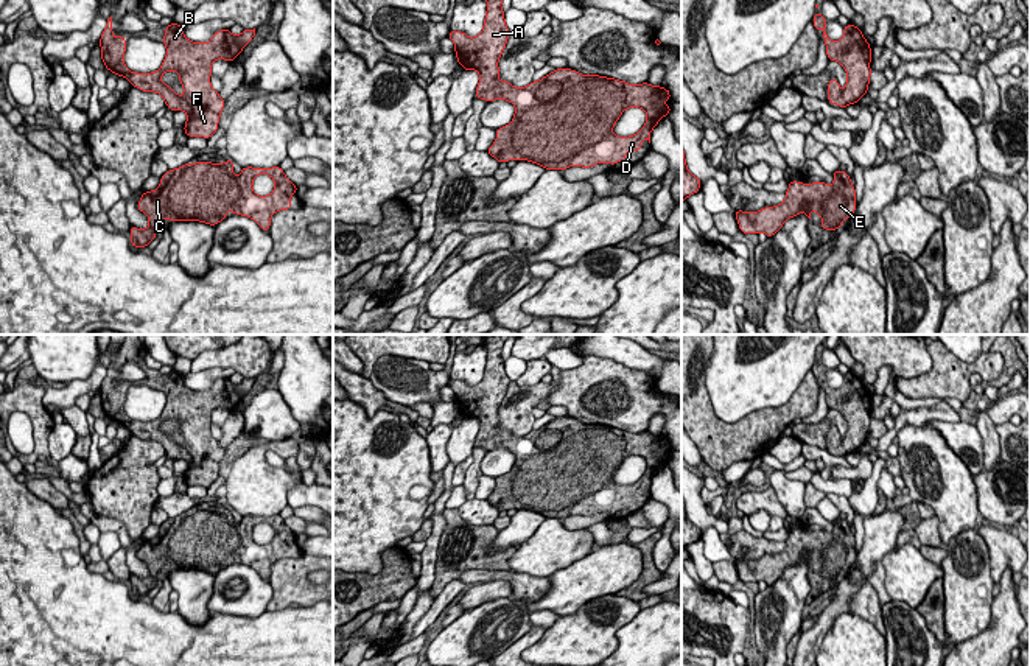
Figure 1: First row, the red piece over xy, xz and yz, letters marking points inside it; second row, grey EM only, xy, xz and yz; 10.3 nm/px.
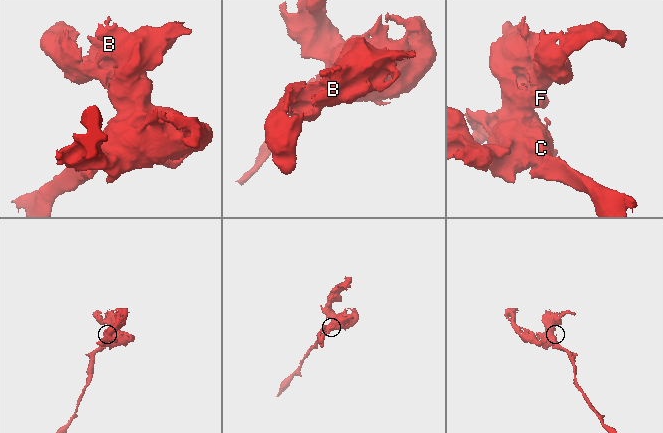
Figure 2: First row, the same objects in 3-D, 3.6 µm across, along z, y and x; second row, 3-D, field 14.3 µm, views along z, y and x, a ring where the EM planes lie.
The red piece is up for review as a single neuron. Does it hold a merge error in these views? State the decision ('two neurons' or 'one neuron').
one neuron

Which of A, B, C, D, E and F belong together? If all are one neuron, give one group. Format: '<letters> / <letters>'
A B C D E F

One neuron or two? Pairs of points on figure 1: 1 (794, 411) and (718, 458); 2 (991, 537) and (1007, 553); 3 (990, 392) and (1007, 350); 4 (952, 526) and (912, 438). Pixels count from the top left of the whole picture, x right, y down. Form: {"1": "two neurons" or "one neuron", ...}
{"1": "one neuron", "2": "one neuron", "3": "two neurons", "4": "one neuron"}

